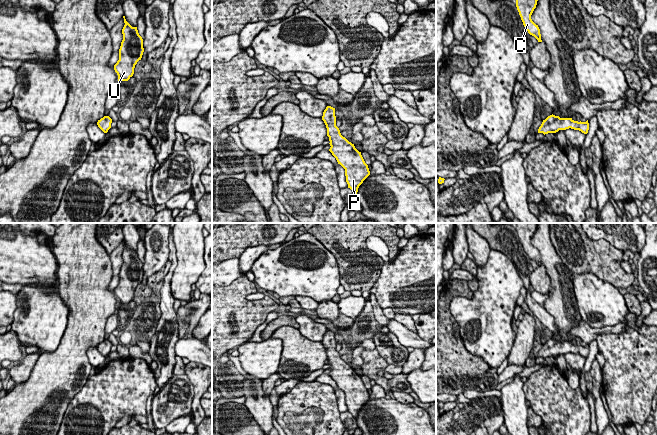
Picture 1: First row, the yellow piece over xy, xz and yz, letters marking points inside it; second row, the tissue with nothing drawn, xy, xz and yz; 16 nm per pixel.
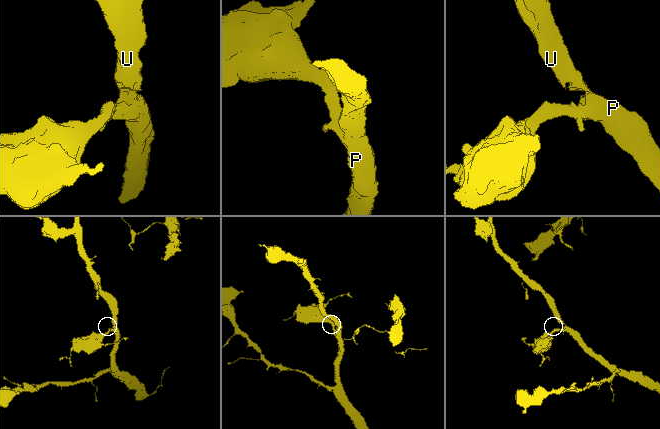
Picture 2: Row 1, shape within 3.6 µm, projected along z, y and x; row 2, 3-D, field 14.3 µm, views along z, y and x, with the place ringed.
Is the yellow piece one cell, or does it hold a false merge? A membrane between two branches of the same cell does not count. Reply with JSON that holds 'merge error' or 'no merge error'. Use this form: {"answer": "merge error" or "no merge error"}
{"answer": "no merge error"}

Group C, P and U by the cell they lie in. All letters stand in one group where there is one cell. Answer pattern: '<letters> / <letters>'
C P U

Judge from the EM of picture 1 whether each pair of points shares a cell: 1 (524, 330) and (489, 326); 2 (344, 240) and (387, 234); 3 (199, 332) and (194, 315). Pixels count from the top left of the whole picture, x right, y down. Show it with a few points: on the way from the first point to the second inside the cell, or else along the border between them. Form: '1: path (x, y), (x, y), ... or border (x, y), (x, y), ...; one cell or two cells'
1: border (514, 333), (515, 335); two cells
2: path (355, 233), (376, 233); one cell
3: border (201, 316), (193, 330), (192, 337); two cells

